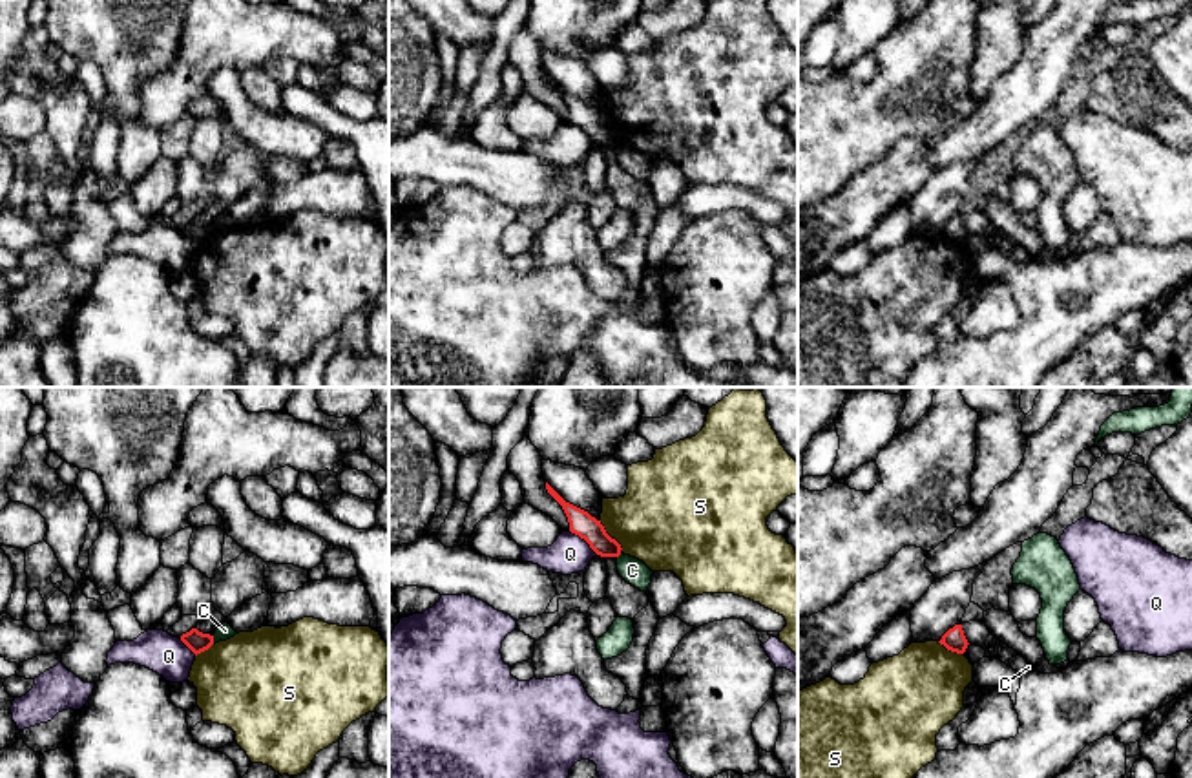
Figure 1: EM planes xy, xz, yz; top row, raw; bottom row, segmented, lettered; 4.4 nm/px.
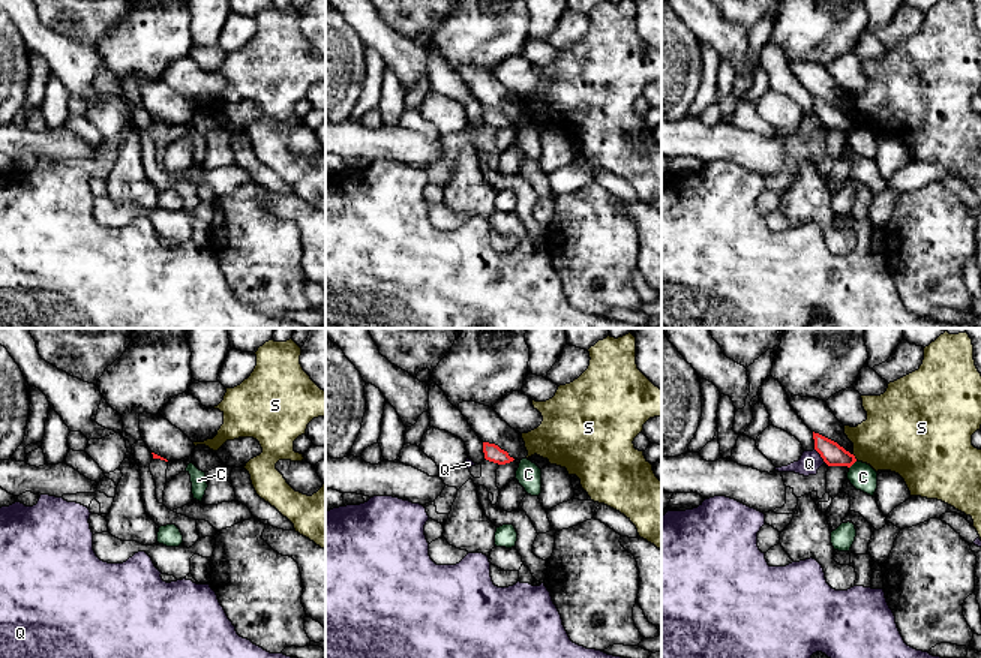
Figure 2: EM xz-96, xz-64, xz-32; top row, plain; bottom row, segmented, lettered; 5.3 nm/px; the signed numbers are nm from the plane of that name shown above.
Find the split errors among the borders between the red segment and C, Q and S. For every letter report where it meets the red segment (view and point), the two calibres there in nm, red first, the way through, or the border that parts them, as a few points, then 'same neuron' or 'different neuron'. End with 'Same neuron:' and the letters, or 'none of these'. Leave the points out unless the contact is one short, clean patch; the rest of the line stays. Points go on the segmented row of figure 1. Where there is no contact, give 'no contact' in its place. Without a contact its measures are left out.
C: contact xy (212, 640); calibres 90 and 70 nm; border xy (212, 636), (214, 643); different neuron
Q: contact xz (585, 539); calibres 110 and 170 nm; different neuron
S: contact xz (608, 536); calibres 110 and 400 nm; different neuron
Same neuron: none of these

